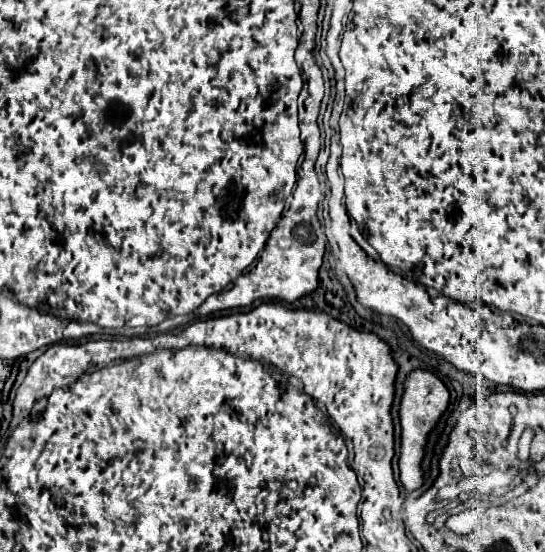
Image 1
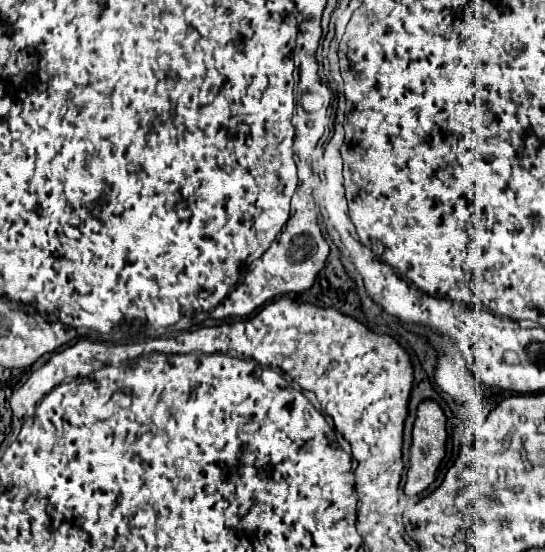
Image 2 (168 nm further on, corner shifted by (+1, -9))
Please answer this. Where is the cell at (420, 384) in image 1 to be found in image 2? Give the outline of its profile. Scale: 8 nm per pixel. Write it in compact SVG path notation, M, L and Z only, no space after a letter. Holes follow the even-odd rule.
M424 401L418 407L414 429L412 429L412 447L410 447L410 467L406 473L406 495L420 495L426 491L434 479L436 471L440 467L440 461L444 457L444 445L446 445L446 417L436 401Z

